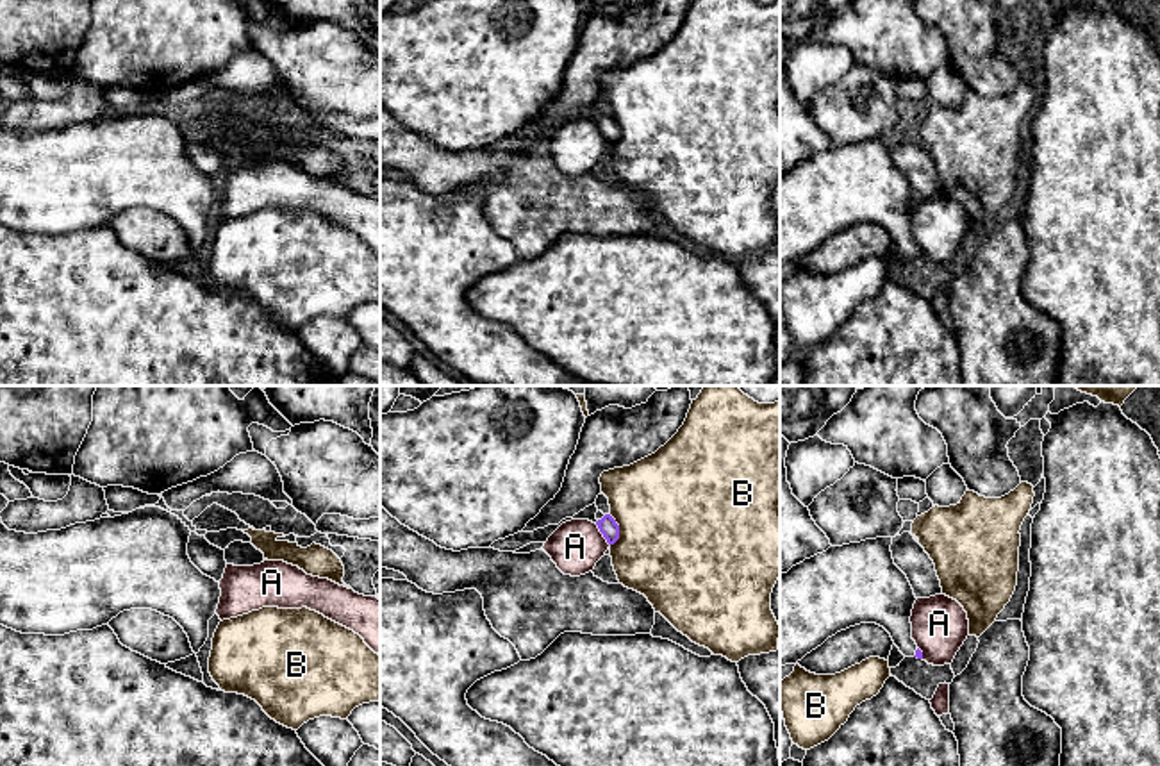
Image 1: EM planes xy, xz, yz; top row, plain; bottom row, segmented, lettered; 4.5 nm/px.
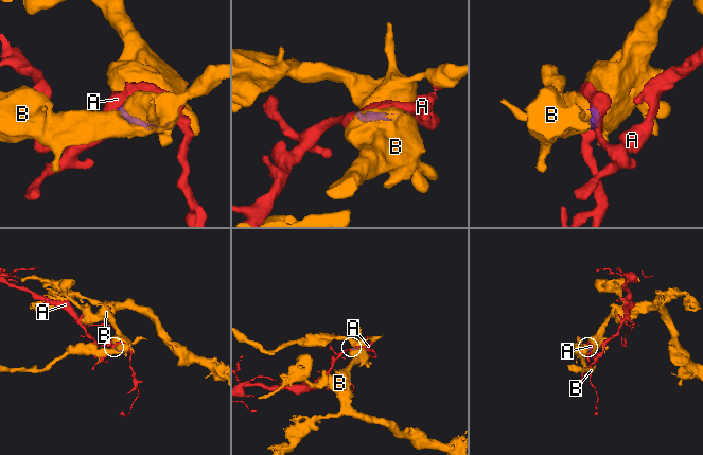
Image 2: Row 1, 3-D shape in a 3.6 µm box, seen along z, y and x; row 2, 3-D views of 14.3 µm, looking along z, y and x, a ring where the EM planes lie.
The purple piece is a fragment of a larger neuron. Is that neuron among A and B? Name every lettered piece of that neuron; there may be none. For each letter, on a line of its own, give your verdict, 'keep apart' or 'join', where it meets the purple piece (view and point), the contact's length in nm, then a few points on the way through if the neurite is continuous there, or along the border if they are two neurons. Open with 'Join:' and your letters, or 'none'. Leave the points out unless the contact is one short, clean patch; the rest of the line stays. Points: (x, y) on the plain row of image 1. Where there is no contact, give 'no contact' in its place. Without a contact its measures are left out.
Join: none
A: keep apart; meets purple in xz at (602, 133); contact 120 nm long; border along xz (595, 124), (609, 145)
B: keep apart; meets purple in xz at (618, 131); contact 140 nm long

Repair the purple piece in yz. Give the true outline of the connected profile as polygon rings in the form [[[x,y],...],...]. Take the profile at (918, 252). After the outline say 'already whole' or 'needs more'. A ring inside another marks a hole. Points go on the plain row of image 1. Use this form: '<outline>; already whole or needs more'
[[[892,137],[830,146],[780,175],[780,268],[798,264],[828,237],[860,223],[883,227],[905,257],[923,259],[912,239],[914,189],[894,164]]]; needs more

